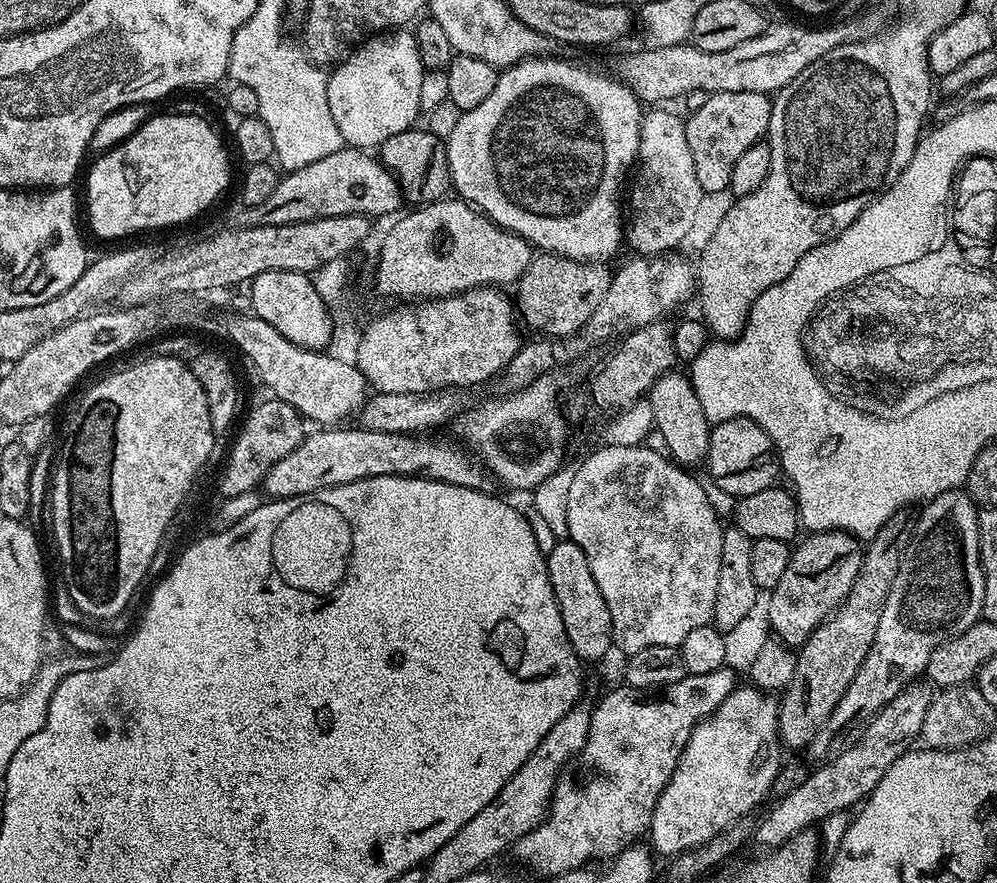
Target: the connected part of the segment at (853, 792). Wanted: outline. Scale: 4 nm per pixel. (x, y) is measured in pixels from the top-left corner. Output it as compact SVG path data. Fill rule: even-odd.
M913 682L890 698L886 707L864 725L858 736L860 744L849 743L843 752L837 752L827 762L816 766L816 769L813 767L802 786L790 790L790 794L775 801L776 805L765 814L764 820L762 816L754 829L755 843L760 843L764 850L781 848L790 838L819 825L830 814L848 812L867 800L874 786L878 786L882 774L886 774L886 770L898 762L903 752L909 751L911 744L908 743L919 737L933 695L931 683Z

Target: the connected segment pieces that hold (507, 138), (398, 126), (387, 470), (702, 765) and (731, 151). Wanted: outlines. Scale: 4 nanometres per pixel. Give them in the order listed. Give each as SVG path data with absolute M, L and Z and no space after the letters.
M551 56L533 57L530 60L520 60L510 68L500 72L498 82L494 82L494 91L488 95L474 110L462 112L458 118L458 126L450 130L446 137L446 158L450 166L450 178L455 195L471 204L478 212L484 213L488 219L495 222L499 228L518 234L527 244L535 246L548 254L565 256L571 260L585 262L608 262L611 256L619 250L624 240L622 227L622 196L620 187L624 184L624 175L637 163L640 155L640 124L644 121L642 101L628 89L622 80L606 76L596 68L584 68L580 76L585 84L579 84L570 73L576 64L572 60L558 60Z
M389 30L373 34L353 48L328 72L326 86L326 102L330 102L330 115L334 117L334 126L338 126L345 145L361 150L376 150L386 142L386 138L394 138L394 134L402 134L407 128L413 127L417 123L416 116L421 115L418 93L422 91L425 71L418 54L416 37L408 30Z
M324 426L319 430L309 431L304 440L282 462L276 462L264 475L263 491L273 500L285 500L291 496L305 496L318 490L326 490L334 486L346 486L350 482L358 482L366 478L378 478L379 476L420 476L424 480L437 480L454 486L466 486L467 488L483 489L489 473L483 463L473 456L459 443L447 444L444 440L427 440L424 434L400 435L398 433L380 433L363 426Z
M737 686L737 688L726 698L726 702L722 702L722 706L718 706L718 710L714 710L711 716L707 716L698 727L690 734L690 738L686 742L686 746L680 755L678 766L674 770L674 774L670 778L670 782L662 790L662 794L658 798L658 802L654 806L654 814L652 815L652 827L650 829L650 837L652 836L651 847L657 853L661 852L665 858L671 858L679 855L680 852L689 852L692 848L702 846L706 842L710 842L710 838L714 838L714 834L718 834L722 830L726 830L726 826L730 826L736 820L741 820L744 816L753 815L757 810L756 807L763 802L764 799L769 799L772 791L772 783L778 774L782 763L782 745L780 743L780 731L778 730L778 700L775 695L767 692L761 692L759 688L751 686Z
M713 92L705 95L704 100L692 112L692 117L684 120L686 130L686 142L690 145L690 155L694 157L694 171L698 178L698 186L706 194L712 192L728 192L730 174L734 171L734 165L750 146L761 143L767 137L770 126L770 114L772 113L772 100L767 92Z

